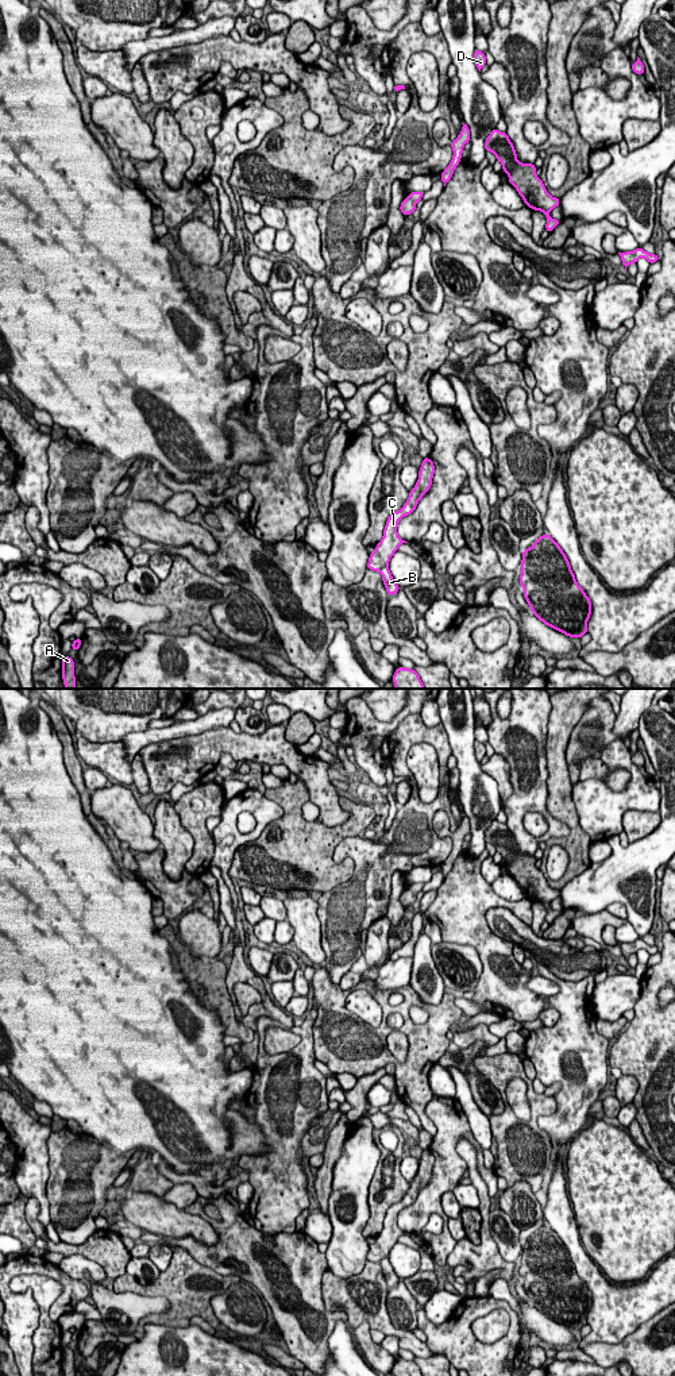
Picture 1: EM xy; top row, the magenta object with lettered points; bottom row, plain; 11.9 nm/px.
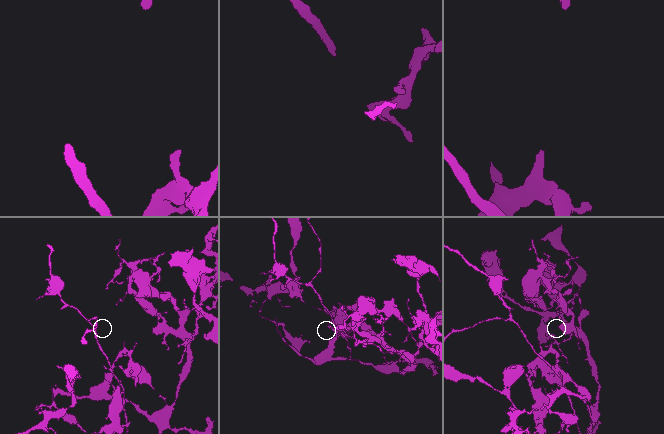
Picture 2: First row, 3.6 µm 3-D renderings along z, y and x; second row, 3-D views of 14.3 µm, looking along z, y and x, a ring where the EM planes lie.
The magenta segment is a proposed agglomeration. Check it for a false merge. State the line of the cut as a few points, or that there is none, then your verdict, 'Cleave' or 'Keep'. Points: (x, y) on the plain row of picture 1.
Split along xy (388, 1256), (378, 1261). Cleave

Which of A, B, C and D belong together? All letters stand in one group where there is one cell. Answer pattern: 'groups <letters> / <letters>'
groups A C D / B

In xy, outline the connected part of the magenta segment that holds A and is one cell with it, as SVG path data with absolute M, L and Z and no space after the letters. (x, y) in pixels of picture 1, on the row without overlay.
M70 1348L62 1350L62 1371L63 1376L76 1376L74 1353Z

